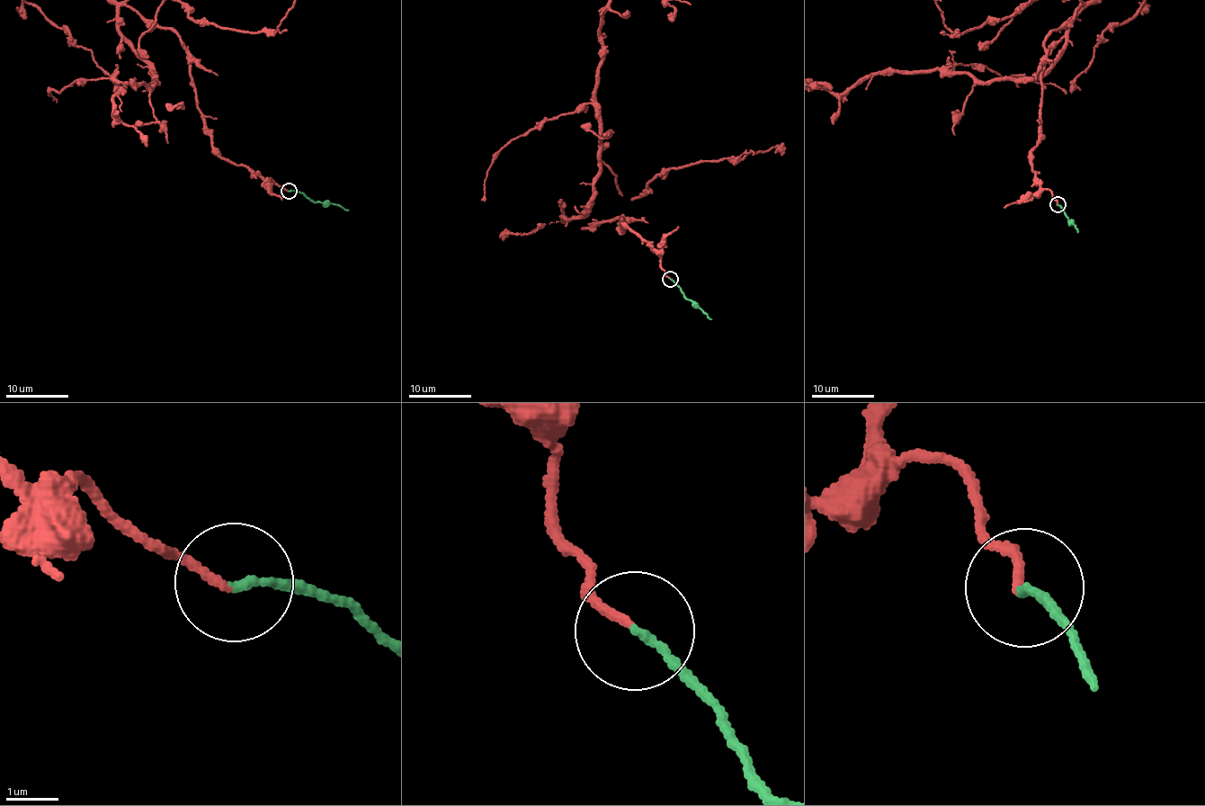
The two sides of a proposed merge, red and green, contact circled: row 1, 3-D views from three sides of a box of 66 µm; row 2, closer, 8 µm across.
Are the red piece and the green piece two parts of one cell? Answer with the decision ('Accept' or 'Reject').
Accept

